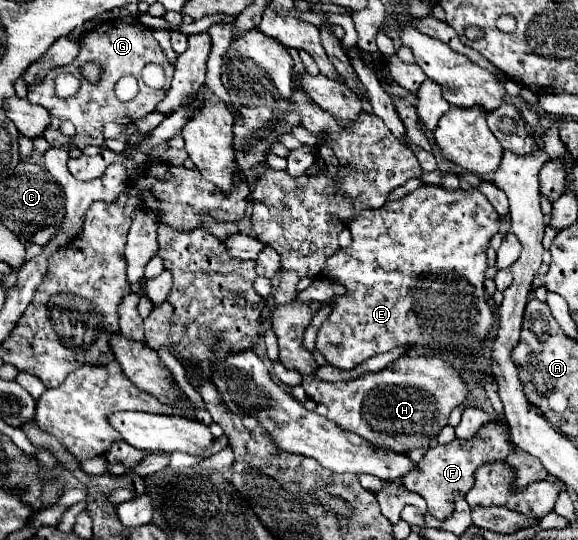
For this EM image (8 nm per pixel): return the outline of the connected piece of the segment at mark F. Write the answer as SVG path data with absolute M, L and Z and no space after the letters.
M488 422L484 424L470 440L460 440L456 438L454 442L446 444L446 446L436 446L430 448L424 458L418 462L416 470L412 474L406 474L400 484L406 486L406 490L420 494L426 504L428 504L428 512L440 520L446 520L452 516L454 512L454 498L456 494L466 494L472 486L474 486L474 472L478 470L478 466L482 464L490 464L502 460L506 462L510 468L514 468L514 480L510 484L510 490L524 490L526 486L530 486L532 482L540 482L546 480L548 472L544 470L544 466L540 464L538 458L522 452L520 448L516 448L510 440L508 440L508 428L500 422Z

